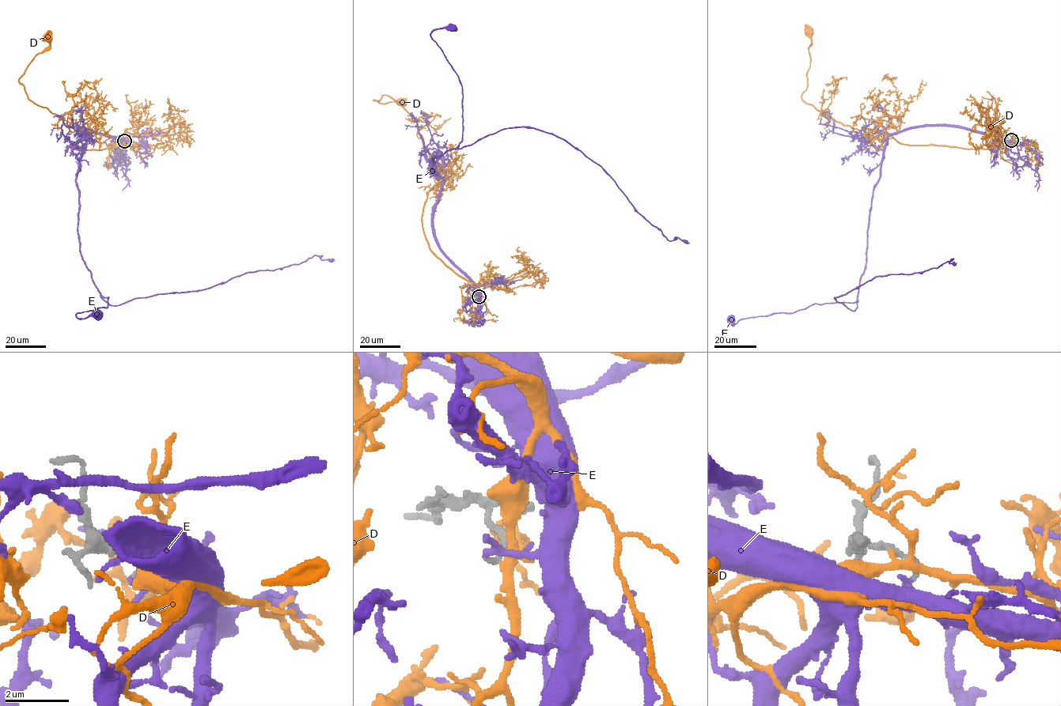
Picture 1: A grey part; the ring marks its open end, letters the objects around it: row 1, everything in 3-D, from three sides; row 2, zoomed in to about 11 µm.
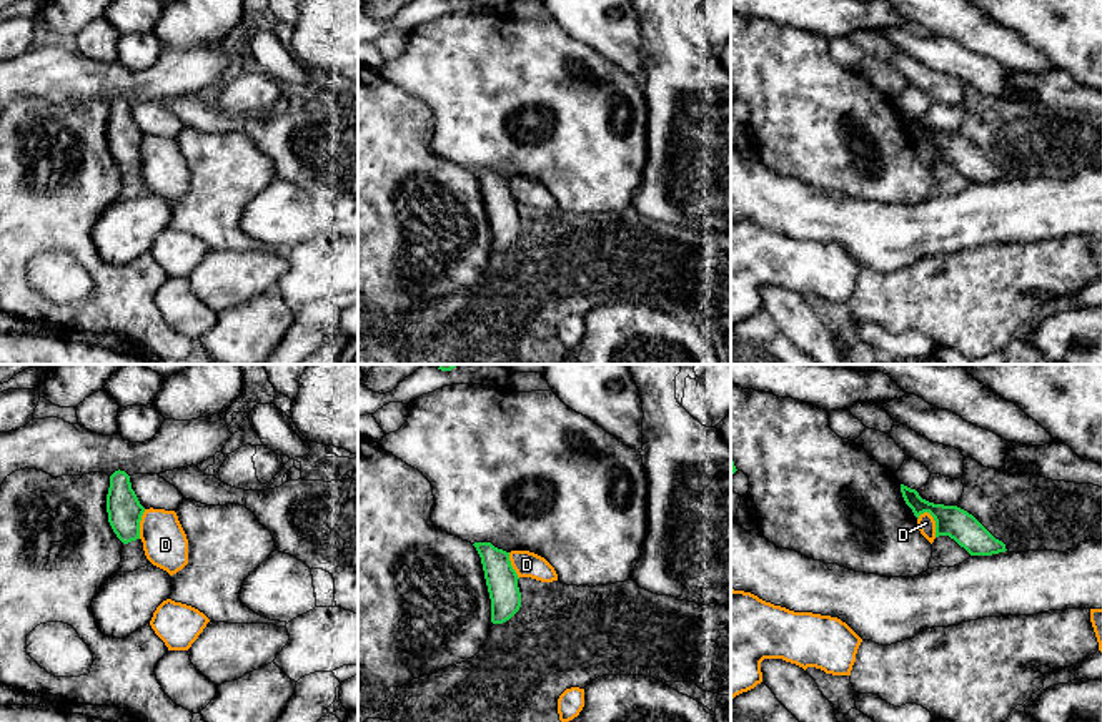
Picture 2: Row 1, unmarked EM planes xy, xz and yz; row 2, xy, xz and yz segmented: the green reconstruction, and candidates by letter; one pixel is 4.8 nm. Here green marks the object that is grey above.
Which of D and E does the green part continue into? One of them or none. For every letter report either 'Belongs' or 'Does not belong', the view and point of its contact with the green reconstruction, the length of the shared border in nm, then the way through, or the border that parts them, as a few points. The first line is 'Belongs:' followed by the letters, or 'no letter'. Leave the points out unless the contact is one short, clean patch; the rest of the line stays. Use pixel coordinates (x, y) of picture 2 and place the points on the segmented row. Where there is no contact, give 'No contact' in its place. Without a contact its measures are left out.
Belongs: no letter
D: Does not belong. Touches green at yz (934, 519). Shared border 140 nm. Boundary: yz (921, 513), (928, 513), (933, 518), (936, 536)
E: Does not belong. No contact

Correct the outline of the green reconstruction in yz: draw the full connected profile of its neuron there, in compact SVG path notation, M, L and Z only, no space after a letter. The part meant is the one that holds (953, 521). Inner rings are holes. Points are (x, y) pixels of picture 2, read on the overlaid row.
M901 484L901 492L906 504L919 519L921 514L929 512L936 521L936 537L949 536L970 556L992 556L1005 552L1005 544L995 539L972 514L957 507L934 504L919 496L916 489Z

